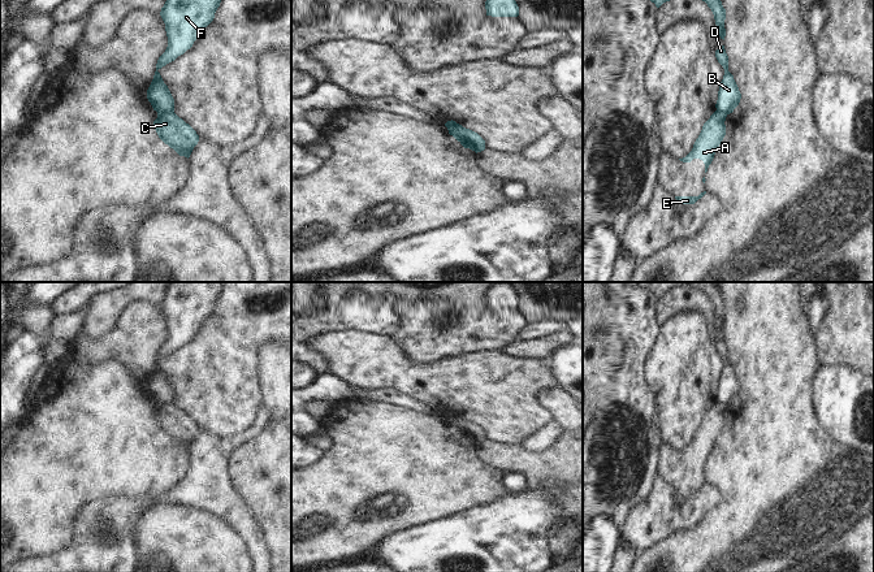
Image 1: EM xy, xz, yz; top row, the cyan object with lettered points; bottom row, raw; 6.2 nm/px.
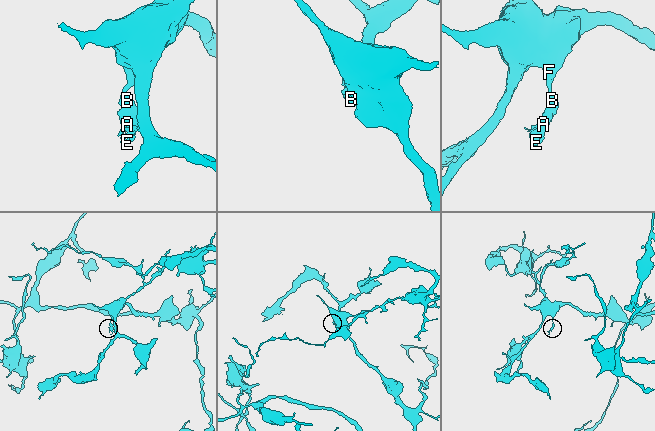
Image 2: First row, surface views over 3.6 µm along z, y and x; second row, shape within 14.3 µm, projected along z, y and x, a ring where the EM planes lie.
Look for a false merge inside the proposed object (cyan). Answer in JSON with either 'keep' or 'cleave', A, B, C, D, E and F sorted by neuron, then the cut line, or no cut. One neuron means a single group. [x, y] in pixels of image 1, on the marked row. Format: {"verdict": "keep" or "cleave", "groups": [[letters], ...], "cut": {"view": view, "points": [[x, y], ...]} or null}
{"verdict": "cleave", "groups": [["A", "C", "E"], ["B", "D", "F"]], "cut": {"view": "xy", "points": [[158, 111], [171, 111], [173, 113]]}}

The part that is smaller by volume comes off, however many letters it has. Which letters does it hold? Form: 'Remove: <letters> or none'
Remove: A, C, E

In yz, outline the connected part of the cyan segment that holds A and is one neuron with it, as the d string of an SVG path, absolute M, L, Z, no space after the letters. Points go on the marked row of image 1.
M715 110L704 124L702 130L696 139L692 151L683 159L683 162L691 162L693 159L700 159L705 164L705 173L711 164L715 151L726 135L726 114Z

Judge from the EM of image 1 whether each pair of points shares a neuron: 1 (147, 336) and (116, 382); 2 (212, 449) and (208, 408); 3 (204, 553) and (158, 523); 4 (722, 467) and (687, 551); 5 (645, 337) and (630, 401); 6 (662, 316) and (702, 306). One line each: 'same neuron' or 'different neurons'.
1: different neurons
2: different neurons
3: same neuron
4: same neuron
5: same neuron
6: same neuron

